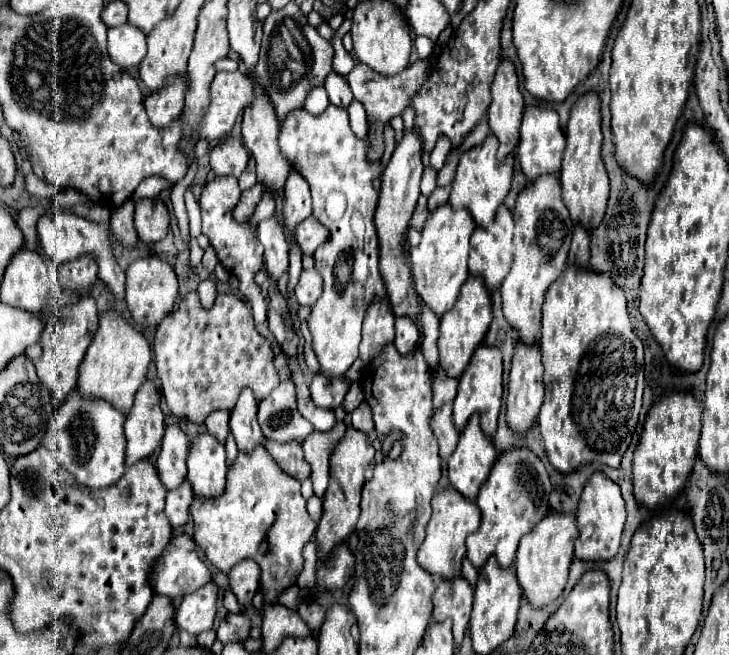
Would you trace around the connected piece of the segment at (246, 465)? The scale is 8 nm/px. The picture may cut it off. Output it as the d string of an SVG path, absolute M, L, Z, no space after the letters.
M238 453L236 463L228 467L224 495L210 501L194 499L190 515L194 521L194 541L214 567L228 573L242 559L258 563L260 593L266 605L276 605L280 593L296 585L304 569L302 551L312 539L316 523L308 515L300 481L284 473L270 453Z

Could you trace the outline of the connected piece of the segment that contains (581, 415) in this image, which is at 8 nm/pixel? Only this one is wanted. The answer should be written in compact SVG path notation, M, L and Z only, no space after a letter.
M572 265L566 267L544 297L540 351L546 399L540 409L538 425L552 467L568 475L592 461L608 467L620 465L636 431L644 391L644 345L630 325L624 291L616 287L608 275Z

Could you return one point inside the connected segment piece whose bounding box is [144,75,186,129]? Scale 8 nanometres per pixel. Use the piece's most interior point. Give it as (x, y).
(164, 106)

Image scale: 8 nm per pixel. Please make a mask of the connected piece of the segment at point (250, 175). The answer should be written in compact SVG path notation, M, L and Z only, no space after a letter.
M250 157L244 173L238 177L238 187L240 187L242 191L246 191L246 189L250 189L252 185L256 185L256 165L252 163L252 157Z

